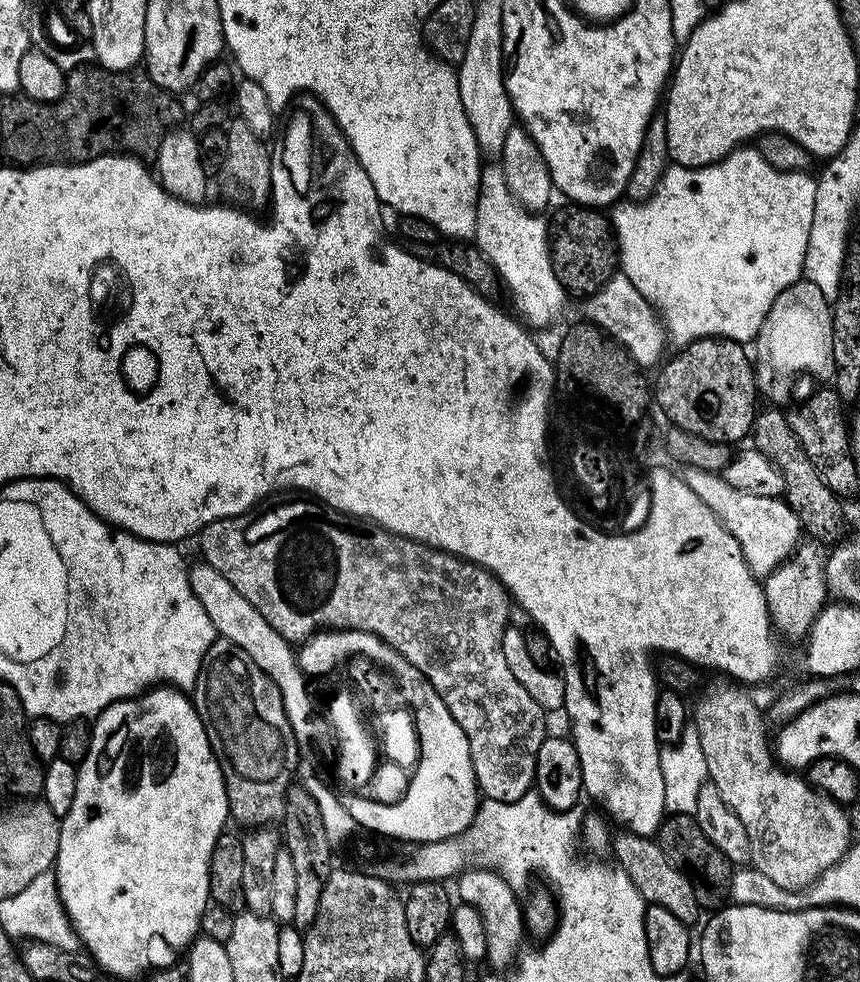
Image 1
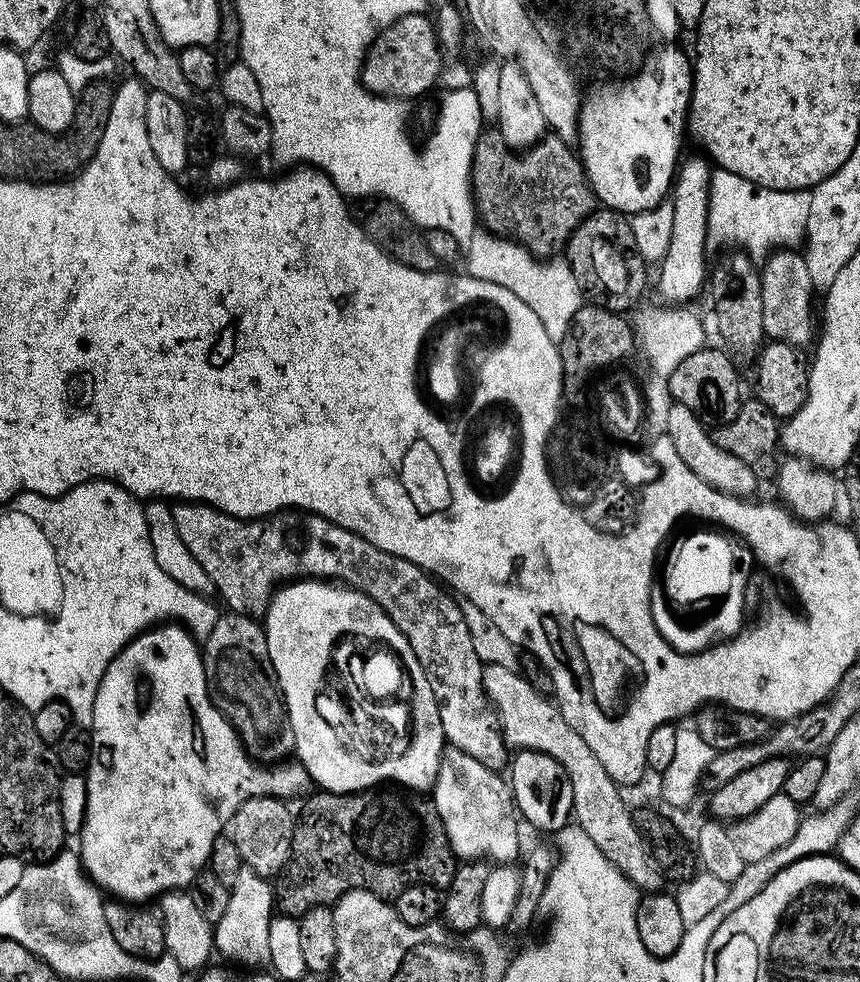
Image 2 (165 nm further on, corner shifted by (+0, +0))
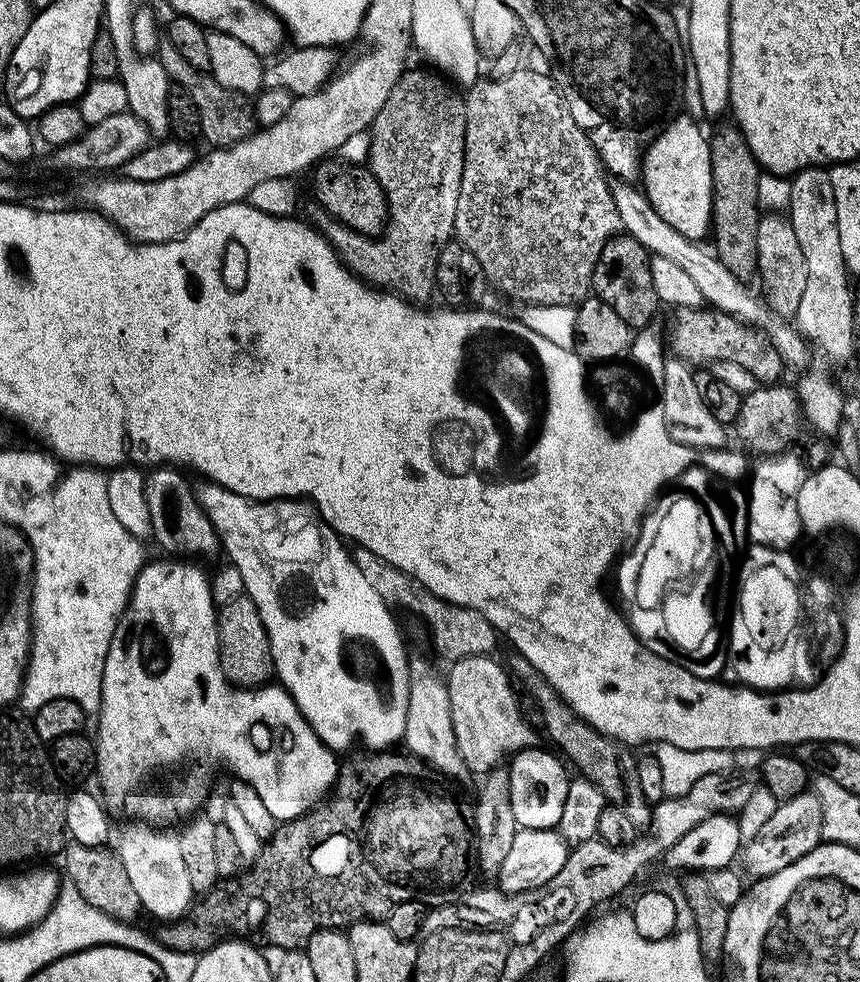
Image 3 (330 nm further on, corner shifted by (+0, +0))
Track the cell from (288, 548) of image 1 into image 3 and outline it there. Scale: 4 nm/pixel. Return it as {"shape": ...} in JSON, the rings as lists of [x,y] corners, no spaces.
{"shape":[[[156,466],[145,475],[146,506],[150,510],[150,522],[152,523],[151,539],[157,540],[168,551],[165,553],[175,554],[180,558],[200,558],[196,556],[212,556],[215,552],[219,553],[221,551],[220,539],[210,522],[210,518],[206,518],[206,514],[200,509],[200,503],[196,501],[190,484],[188,488],[187,482],[179,475],[183,476],[172,466]]]}

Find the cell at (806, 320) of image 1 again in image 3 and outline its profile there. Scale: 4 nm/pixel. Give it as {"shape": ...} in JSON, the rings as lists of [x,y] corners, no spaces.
{"shape":[[[761,215],[756,238],[756,270],[764,303],[775,316],[791,321],[802,303],[802,290],[806,290],[806,262],[787,215]]]}

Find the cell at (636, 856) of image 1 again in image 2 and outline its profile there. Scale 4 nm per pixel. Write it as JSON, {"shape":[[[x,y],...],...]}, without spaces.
{"shape":[[[484,665],[484,689],[500,716],[504,741],[513,749],[541,752],[554,758],[554,762],[566,770],[566,778],[570,778],[574,823],[586,830],[594,846],[598,846],[598,850],[602,850],[602,854],[606,854],[606,858],[614,862],[616,869],[641,893],[661,891],[665,887],[665,869],[642,838],[638,826],[634,826],[632,808],[620,793],[623,792],[621,785],[606,774],[606,766],[598,762],[598,757],[590,746],[586,746],[582,734],[566,722],[559,707],[520,675],[517,670],[506,670],[506,666]]]}

